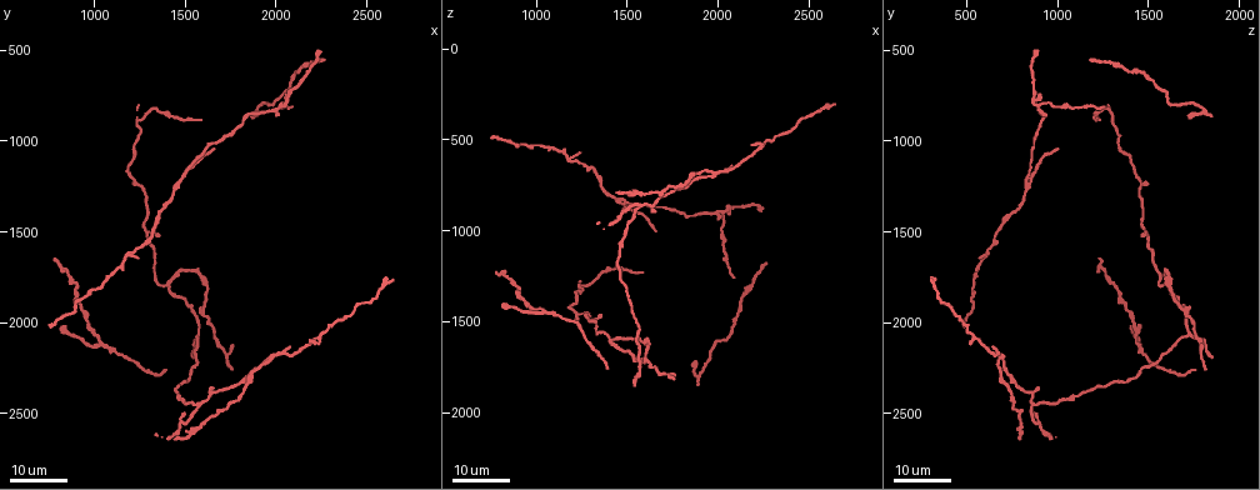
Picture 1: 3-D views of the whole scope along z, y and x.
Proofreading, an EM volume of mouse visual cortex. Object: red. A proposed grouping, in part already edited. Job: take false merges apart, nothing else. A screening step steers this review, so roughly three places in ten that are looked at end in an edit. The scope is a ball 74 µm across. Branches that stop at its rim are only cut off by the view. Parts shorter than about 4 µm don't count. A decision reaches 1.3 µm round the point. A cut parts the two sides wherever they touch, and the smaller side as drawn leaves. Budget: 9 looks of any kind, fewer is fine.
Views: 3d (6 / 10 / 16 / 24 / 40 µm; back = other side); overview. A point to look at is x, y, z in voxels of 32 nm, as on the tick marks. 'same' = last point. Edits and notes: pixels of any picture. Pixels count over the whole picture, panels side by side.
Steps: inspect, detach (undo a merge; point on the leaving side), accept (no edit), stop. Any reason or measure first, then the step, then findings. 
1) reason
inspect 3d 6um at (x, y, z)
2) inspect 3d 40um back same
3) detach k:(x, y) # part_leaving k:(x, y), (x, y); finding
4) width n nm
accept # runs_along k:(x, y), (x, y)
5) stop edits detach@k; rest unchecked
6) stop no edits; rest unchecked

small branch off a trunk
inspect 3d 16um at (1260, 1580, 640)

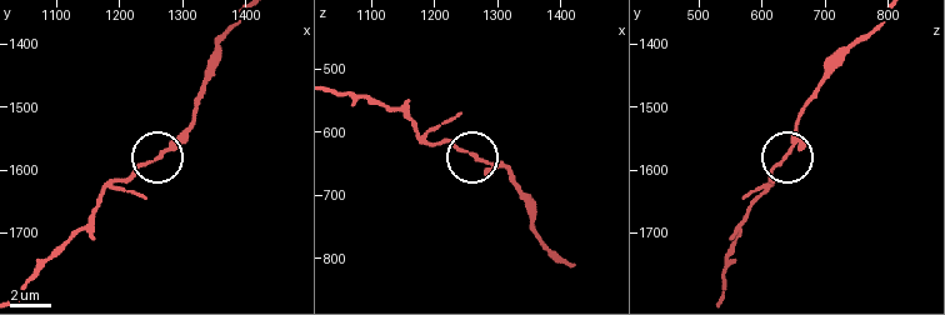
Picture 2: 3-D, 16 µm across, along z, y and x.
zoom in
inspect 3d 10um at (1265, 1575, 645)

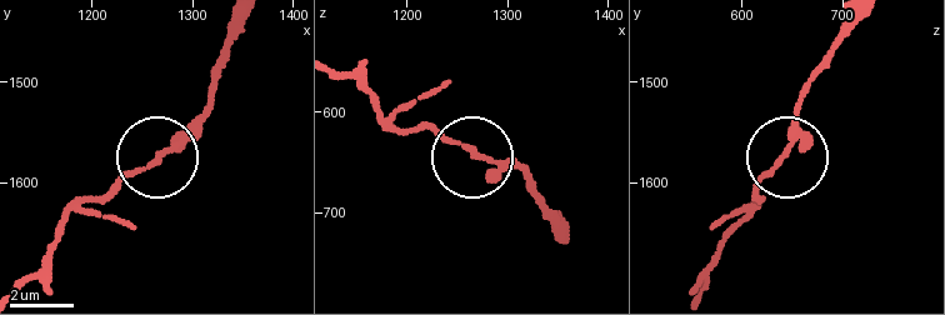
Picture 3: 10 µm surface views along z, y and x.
accept # runs_along 3:(244, 21), (199, 118), (104, 195); all the same cell

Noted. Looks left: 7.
three arms meet
inspect 3d 24um at (1400, 1780, 1600)

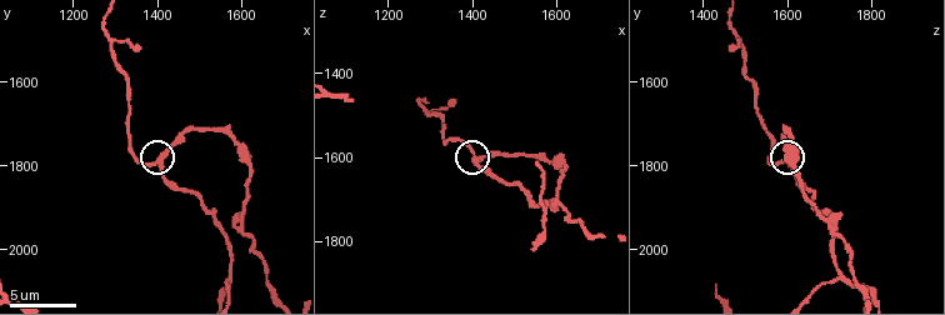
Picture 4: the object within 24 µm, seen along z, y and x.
closer look
inspect 3d 6um at (1405, 1795, 1610)

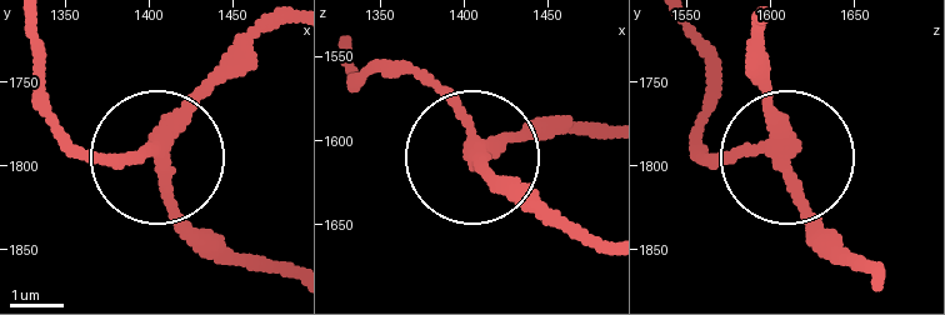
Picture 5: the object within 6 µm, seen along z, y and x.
inspect 3d 6um back at (1412, 1798, 1608)

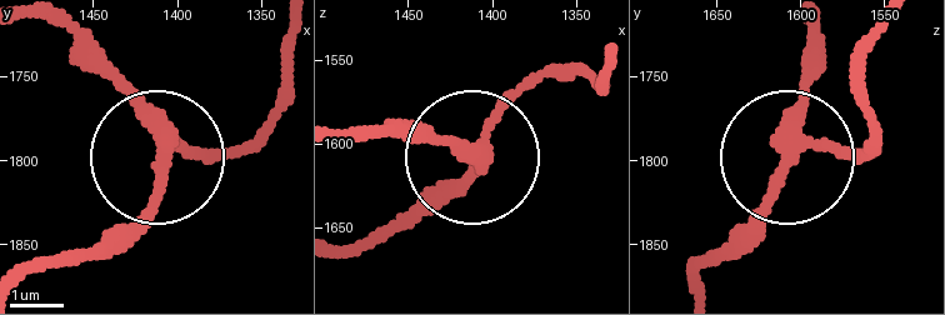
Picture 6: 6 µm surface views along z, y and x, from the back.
arms 3
detach 6:(116, 83) # part_leaving 6:(169, 129), (53, 21); a second cell is stuck on

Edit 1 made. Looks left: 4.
inspect overview

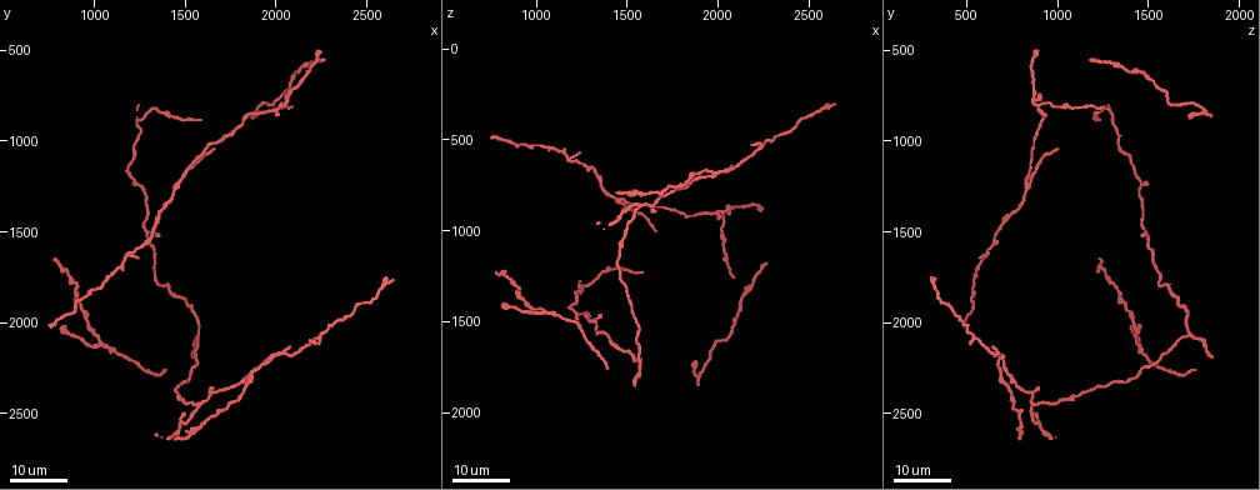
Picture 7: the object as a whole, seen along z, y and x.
three arms meet
inspect 3d 16um at (1580, 2080, 1740)

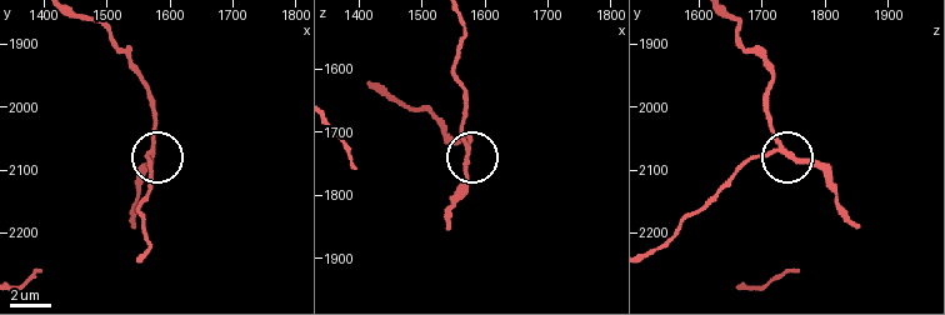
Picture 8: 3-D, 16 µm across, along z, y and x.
inspect 3d 10um at (1570, 2075, 1725)

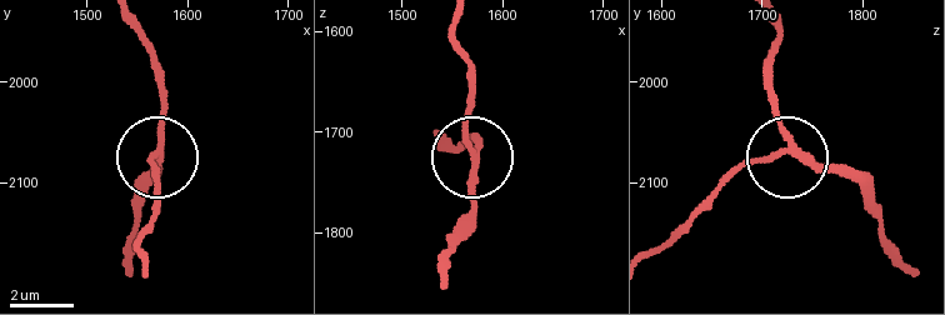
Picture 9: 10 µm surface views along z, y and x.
side_arm 52 um
accept # runs_along 9:(774, 25), (774, 114), (785, 146), (860, 175); all the same cell

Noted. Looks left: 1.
stop edits detach@6; rest unchecked

